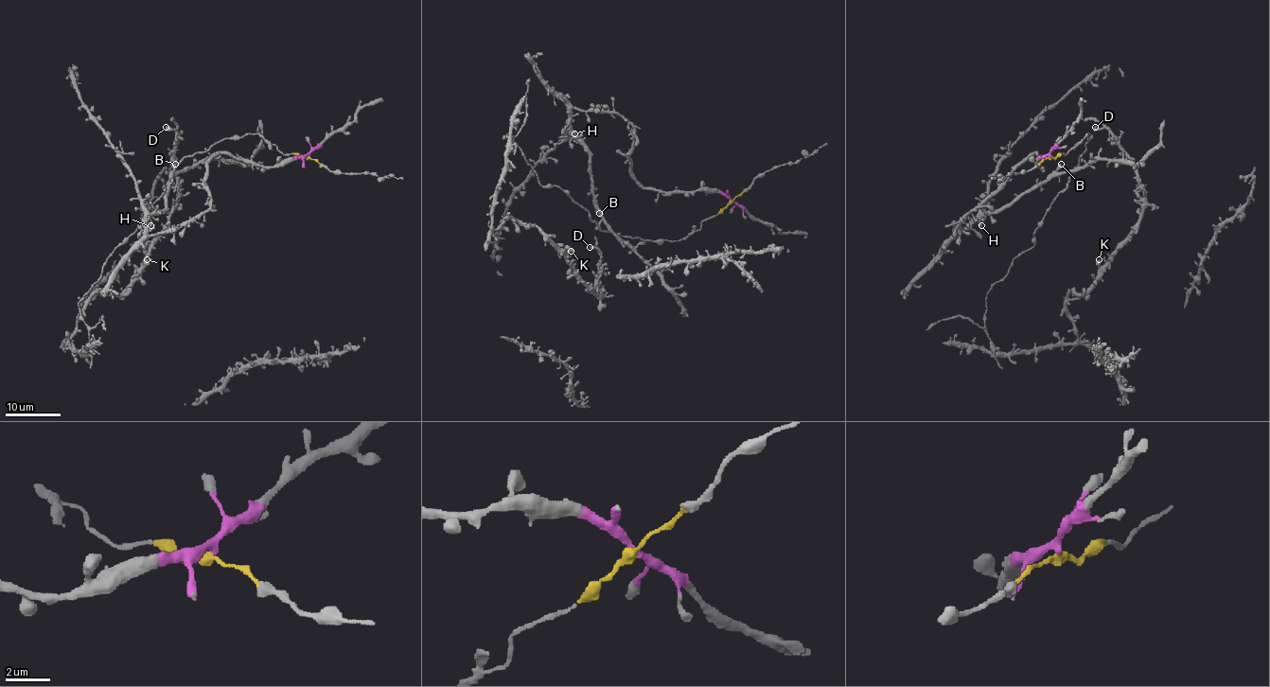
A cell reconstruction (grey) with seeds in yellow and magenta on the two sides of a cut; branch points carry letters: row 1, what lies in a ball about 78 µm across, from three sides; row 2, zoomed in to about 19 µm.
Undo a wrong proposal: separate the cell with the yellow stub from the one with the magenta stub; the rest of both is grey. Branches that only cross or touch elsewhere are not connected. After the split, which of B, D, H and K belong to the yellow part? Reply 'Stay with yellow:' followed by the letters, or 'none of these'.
Stay with yellow: D, K

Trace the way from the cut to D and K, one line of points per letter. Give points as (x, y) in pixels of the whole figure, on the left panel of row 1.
D: (308, 157), (256, 133), (182, 160), (79, 304), (83, 353), (77, 316), (131, 283), (169, 220), (166, 127)
K: (308, 157), (256, 133), (182, 160), (79, 304), (91, 346), (73, 346), (82, 308), (148, 259)

